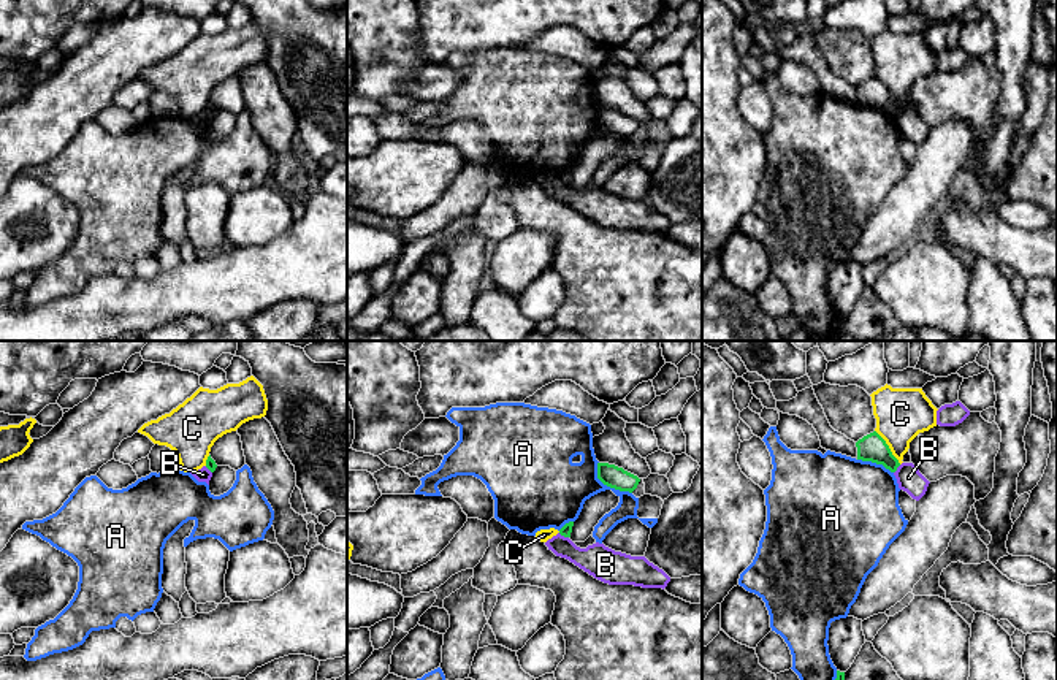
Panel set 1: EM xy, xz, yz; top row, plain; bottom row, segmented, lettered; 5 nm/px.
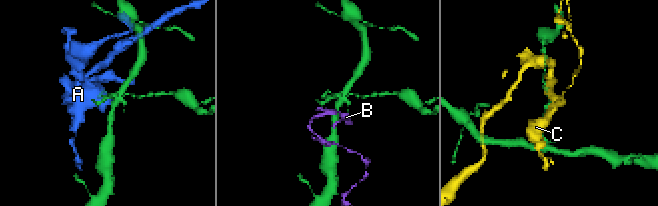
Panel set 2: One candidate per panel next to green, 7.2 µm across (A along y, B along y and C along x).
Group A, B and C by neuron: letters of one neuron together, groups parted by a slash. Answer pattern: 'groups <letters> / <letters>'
groups A / B / C

